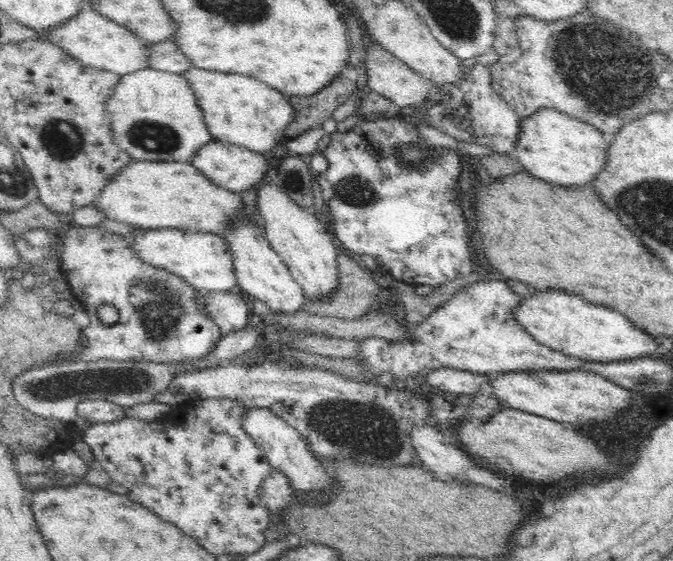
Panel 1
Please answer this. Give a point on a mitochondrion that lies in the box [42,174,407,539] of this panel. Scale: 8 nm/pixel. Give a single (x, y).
(159, 304)

